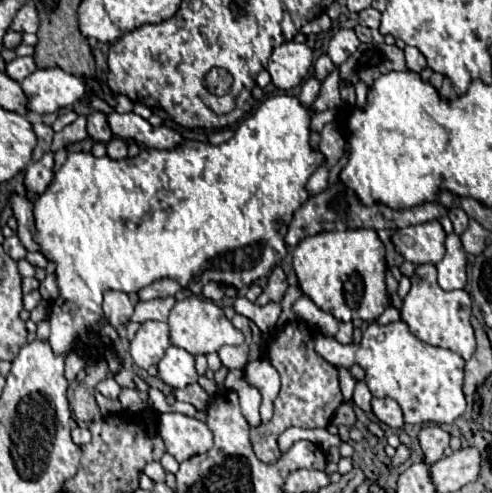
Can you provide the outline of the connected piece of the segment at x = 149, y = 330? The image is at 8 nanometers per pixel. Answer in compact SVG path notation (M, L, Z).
M143 322L131 340L133 362L145 370L157 366L169 344L169 326L165 322Z

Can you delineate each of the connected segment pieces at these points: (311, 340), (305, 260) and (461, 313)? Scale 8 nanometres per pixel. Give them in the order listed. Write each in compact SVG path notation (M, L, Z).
M293 322L283 328L277 328L271 334L269 340L269 358L273 366L281 374L281 392L273 404L273 418L259 426L251 428L251 442L257 458L263 462L275 462L279 458L279 446L277 446L277 436L289 428L289 426L299 426L299 428L325 428L329 420L333 418L333 412L339 404L343 404L343 396L339 390L339 378L337 370L333 364L323 360L315 350L317 330L311 328L309 324L303 322Z
M375 230L321 232L305 238L293 250L293 270L305 296L341 322L361 318L373 322L389 306L385 292L385 246Z
M419 264L411 276L411 290L403 300L401 320L407 324L413 336L431 346L449 348L469 360L475 352L475 336L471 328L471 298L465 290L443 290L437 284L435 264Z

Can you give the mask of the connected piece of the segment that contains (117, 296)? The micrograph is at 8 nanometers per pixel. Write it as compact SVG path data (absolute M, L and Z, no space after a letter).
M109 290L109 292L105 292L103 312L105 312L105 318L107 318L107 322L111 326L121 328L131 320L133 304L131 304L131 300L129 300L129 296L125 292Z

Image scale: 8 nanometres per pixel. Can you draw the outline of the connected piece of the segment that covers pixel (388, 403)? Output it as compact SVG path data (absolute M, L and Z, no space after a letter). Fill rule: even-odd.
M373 398L371 400L371 410L379 418L379 422L387 424L389 428L397 430L403 426L403 414L399 410L399 404L391 398Z

